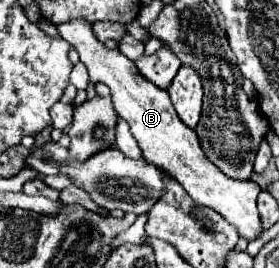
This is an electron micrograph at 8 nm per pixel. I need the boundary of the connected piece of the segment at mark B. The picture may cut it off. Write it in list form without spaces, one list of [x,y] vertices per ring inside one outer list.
[[[72,20],[72,22],[64,22],[64,24],[56,24],[56,30],[58,30],[60,38],[70,42],[78,50],[80,62],[88,70],[88,82],[90,84],[102,82],[110,88],[114,110],[128,122],[138,146],[142,150],[142,156],[148,162],[162,166],[168,174],[172,174],[182,184],[182,188],[188,192],[188,196],[192,200],[196,200],[200,206],[208,206],[208,208],[216,210],[218,214],[222,214],[230,224],[234,224],[238,228],[238,234],[242,238],[256,240],[262,232],[260,214],[256,208],[256,198],[260,194],[260,186],[252,180],[234,180],[234,178],[228,178],[226,174],[222,174],[202,152],[196,132],[178,118],[178,114],[168,98],[168,92],[154,86],[152,82],[148,82],[138,72],[136,64],[130,62],[118,48],[108,50],[94,36],[90,22]]]

